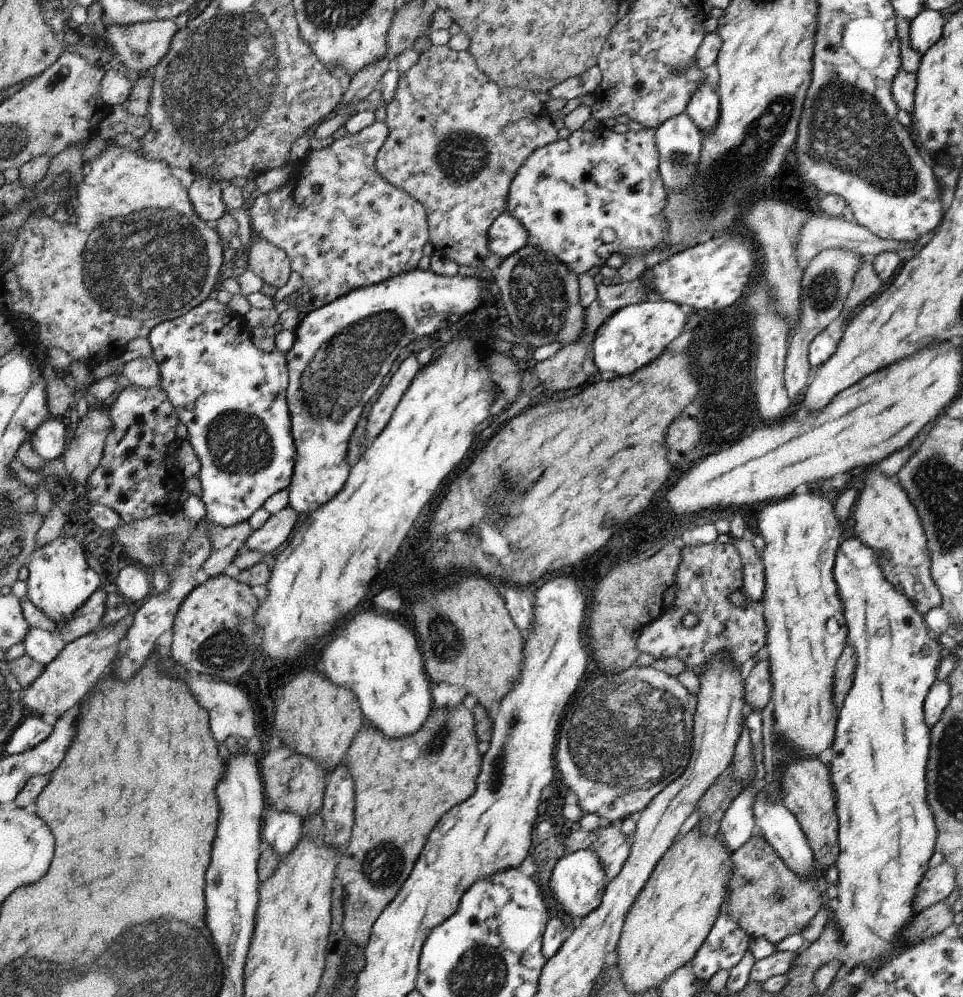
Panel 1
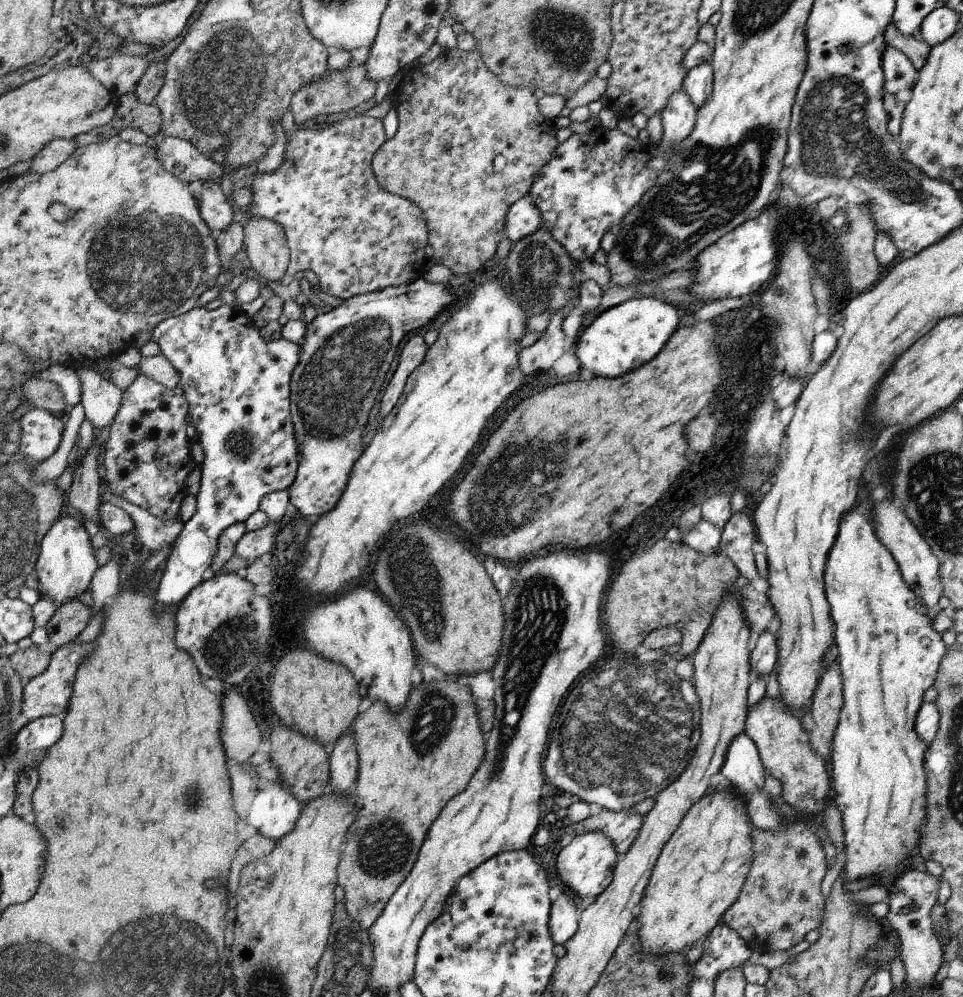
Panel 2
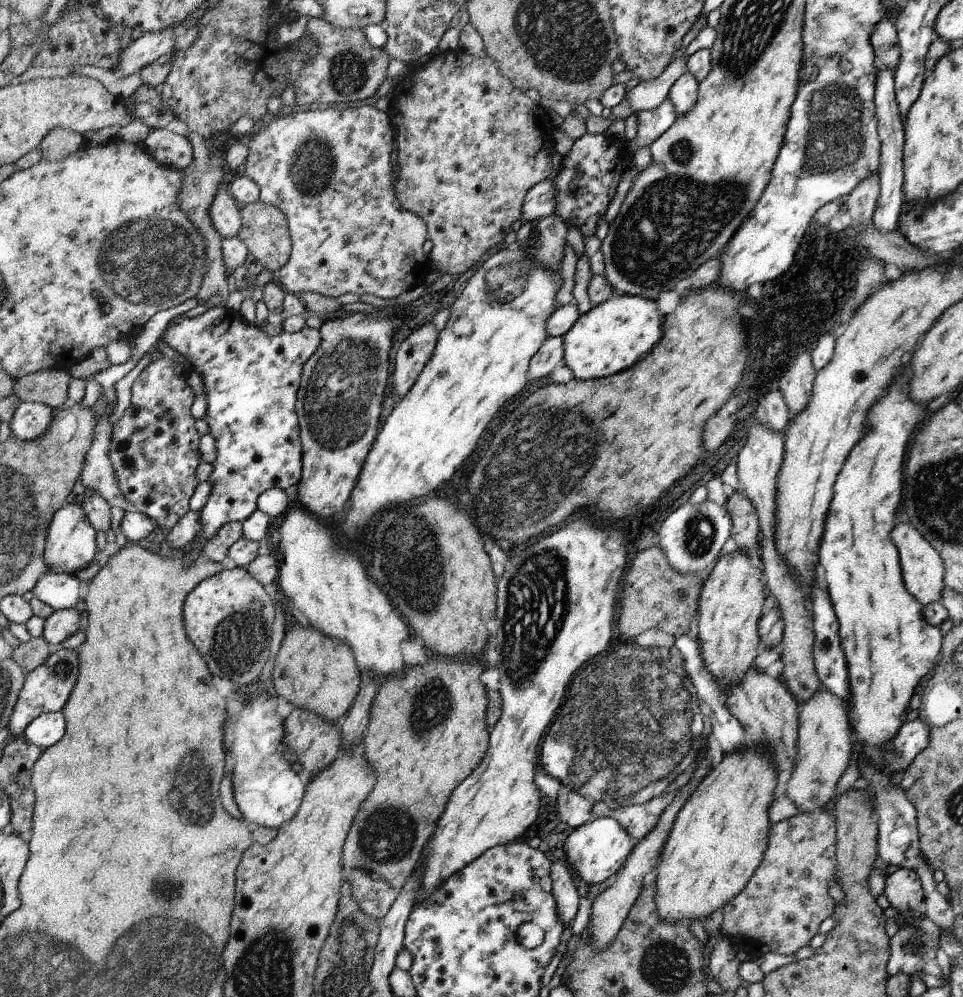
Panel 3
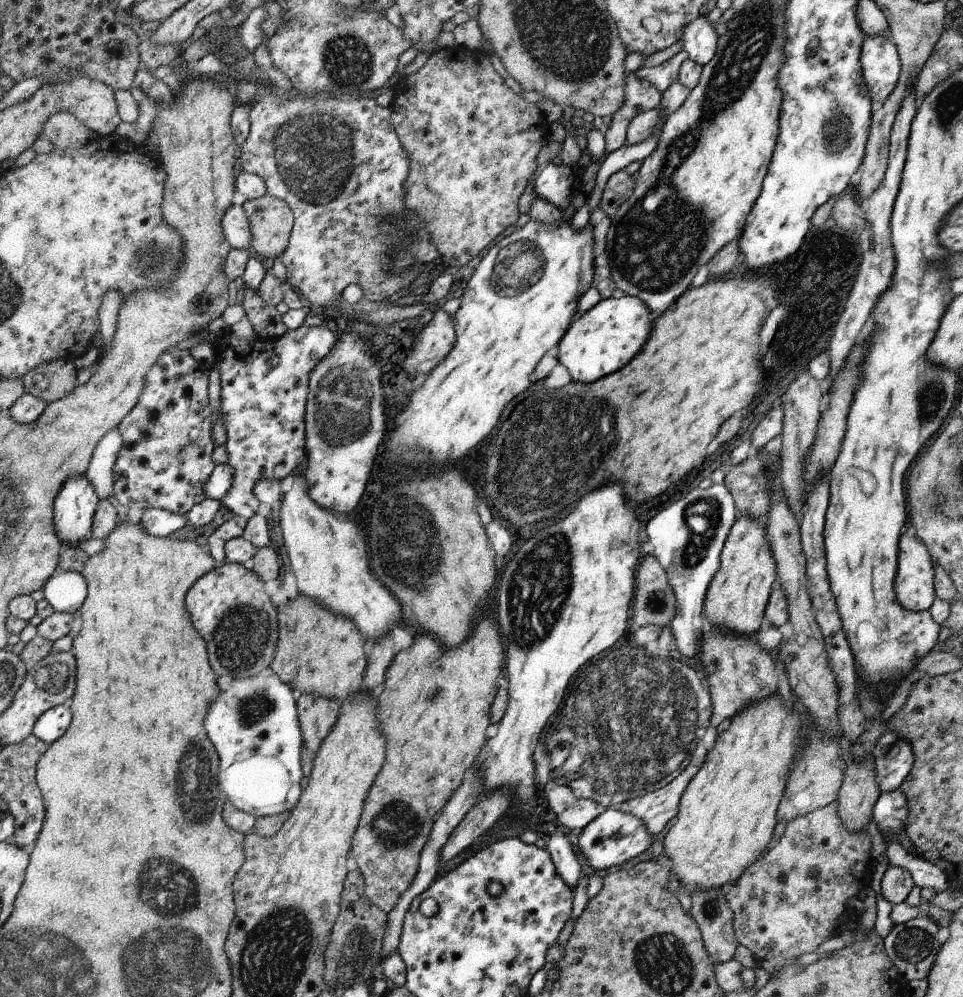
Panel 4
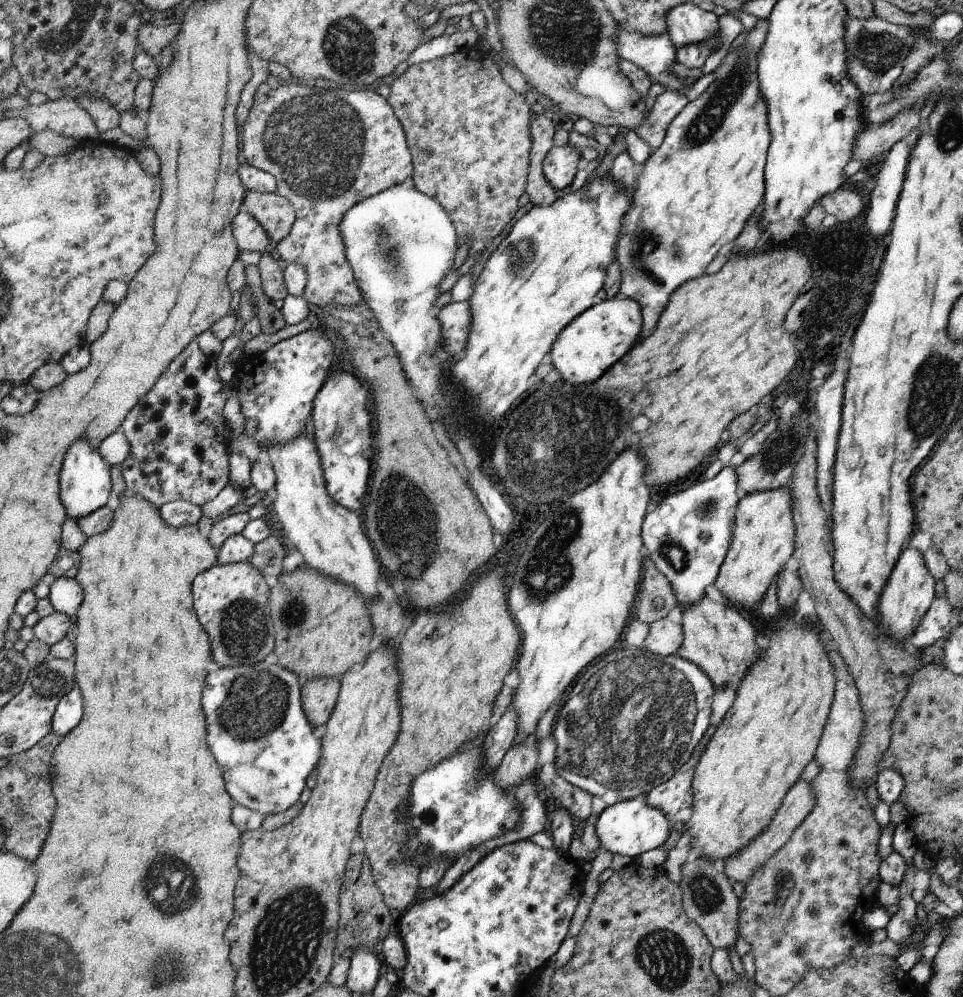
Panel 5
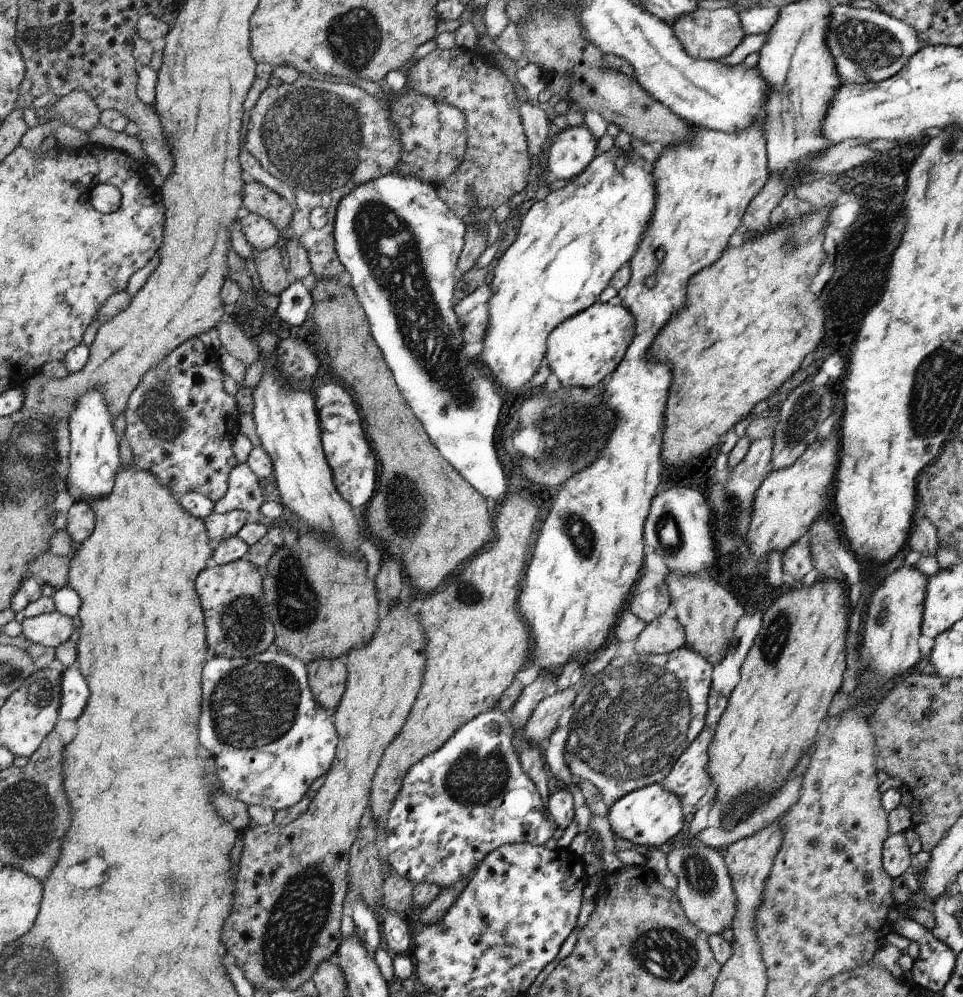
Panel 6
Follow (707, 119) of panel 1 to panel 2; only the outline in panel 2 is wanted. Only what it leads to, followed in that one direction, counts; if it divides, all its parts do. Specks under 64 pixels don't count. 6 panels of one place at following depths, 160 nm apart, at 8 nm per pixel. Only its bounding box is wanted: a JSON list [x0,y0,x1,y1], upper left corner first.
[682,61,714,110]

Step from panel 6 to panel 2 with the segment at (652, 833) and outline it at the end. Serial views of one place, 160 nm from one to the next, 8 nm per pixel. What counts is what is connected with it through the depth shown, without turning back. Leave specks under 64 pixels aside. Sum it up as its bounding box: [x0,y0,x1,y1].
[556,831,620,898]

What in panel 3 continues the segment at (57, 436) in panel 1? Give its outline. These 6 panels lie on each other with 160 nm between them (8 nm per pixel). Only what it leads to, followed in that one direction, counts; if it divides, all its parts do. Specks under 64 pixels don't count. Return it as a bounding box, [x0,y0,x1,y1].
[10,402,56,441]

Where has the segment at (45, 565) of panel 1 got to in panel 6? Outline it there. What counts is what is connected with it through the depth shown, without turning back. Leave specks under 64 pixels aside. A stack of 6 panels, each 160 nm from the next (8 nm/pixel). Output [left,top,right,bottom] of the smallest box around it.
[67,389,120,502]

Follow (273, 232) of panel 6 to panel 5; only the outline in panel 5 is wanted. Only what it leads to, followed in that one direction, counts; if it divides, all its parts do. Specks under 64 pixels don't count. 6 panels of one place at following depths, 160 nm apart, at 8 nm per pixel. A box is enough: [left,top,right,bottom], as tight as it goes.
[232,211,271,253]

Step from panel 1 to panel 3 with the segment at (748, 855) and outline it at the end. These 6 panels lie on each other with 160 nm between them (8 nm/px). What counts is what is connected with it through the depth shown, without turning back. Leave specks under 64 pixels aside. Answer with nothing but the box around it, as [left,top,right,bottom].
[722,810,836,960]

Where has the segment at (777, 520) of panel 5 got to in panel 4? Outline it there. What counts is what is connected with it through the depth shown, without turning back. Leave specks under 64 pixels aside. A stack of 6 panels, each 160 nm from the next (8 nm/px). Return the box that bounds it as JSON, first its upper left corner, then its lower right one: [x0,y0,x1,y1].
[704,515,777,635]

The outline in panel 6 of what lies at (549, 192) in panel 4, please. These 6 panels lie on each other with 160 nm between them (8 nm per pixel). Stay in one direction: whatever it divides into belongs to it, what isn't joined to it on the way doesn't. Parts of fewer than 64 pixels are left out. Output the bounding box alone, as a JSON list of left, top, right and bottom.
[545,124,597,180]

